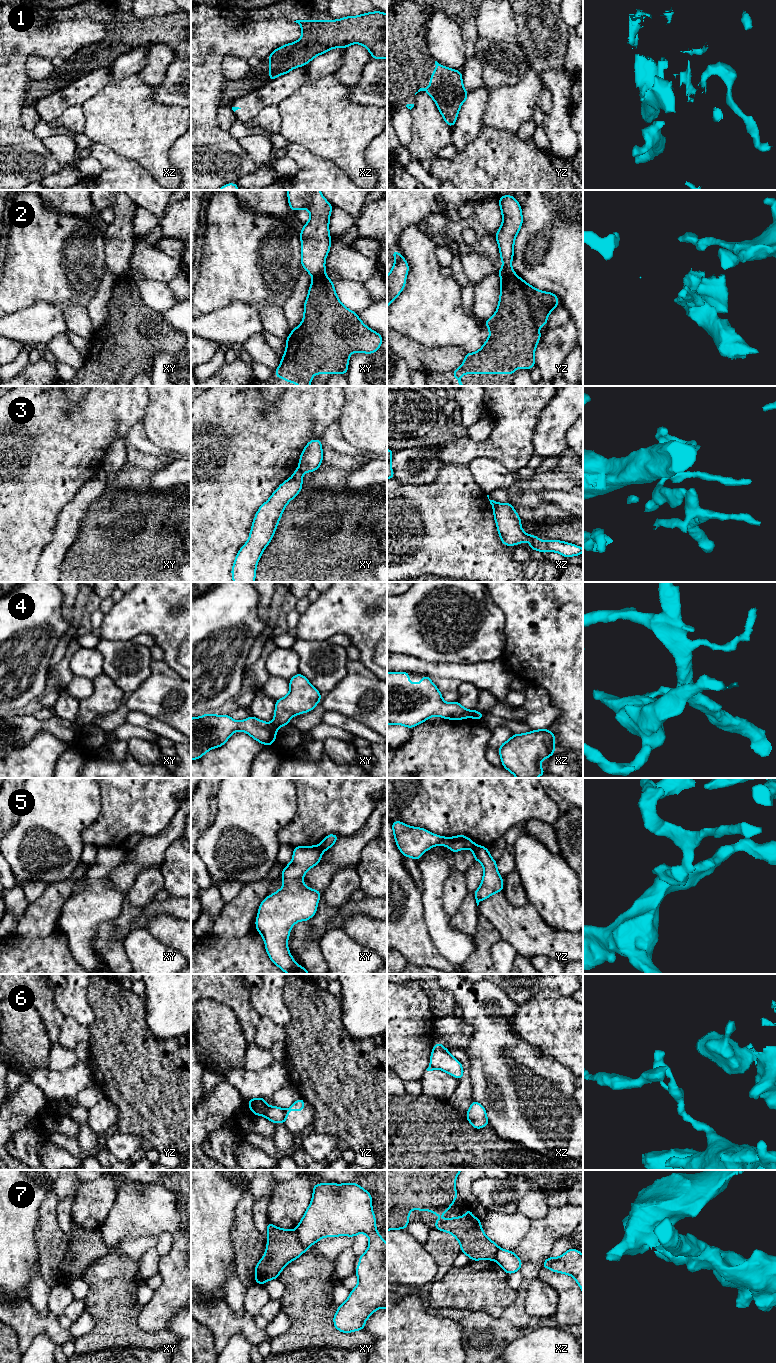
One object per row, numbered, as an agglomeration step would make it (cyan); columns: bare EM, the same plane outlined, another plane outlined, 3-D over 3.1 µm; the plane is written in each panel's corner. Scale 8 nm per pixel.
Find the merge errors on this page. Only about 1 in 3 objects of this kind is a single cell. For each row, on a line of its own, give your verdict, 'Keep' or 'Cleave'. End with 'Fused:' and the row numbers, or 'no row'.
1: Cleave
2: Cleave
3: Cleave
4: Cleave
5: Cleave
6: Cleave
7: Cleave
Fused: 1, 2, 3, 4, 5, 6, 7

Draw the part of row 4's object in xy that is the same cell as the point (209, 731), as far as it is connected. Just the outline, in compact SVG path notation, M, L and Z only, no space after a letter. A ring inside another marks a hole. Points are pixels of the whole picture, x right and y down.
M206 713L191 718L191 760L199 759L211 749L223 746L236 731L244 731L267 746L274 743L277 734L272 723L263 722L252 715L245 720L236 721L226 714Z

